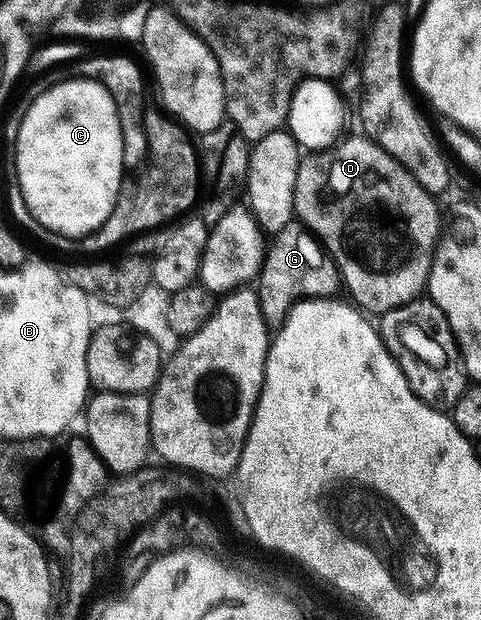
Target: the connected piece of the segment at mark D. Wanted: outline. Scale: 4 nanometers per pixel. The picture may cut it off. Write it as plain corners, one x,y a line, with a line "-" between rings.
358,136
358,138
342,137
334,142
328,150
306,153
297,163
295,200
293,201
293,212
296,221
324,246
325,253
332,258
333,263
337,266
340,285
344,289
345,286
349,289
350,296
348,295
348,297
362,311
368,312
370,315
374,314
373,316
386,314
388,310
399,308
403,304
412,302
426,293
429,285
429,273
433,271
433,257
437,253
437,247
443,238
441,210
437,207
437,202
438,199
434,195
429,194
427,188
423,188
423,184
419,184
419,180
415,180
415,176
411,176
411,172
407,172
407,168
403,168
403,164
399,164
386,150
379,148
379,144
375,144
370,138
364,136

